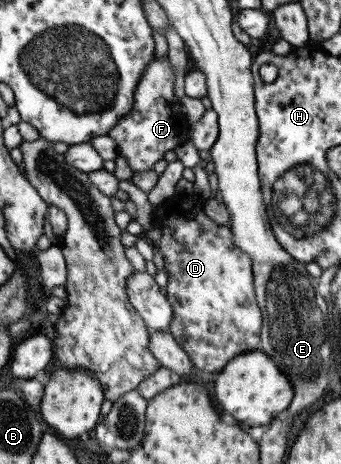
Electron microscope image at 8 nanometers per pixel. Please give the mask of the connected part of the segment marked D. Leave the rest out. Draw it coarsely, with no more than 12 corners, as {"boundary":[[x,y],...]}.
{"boundary":[[194,195],[154,207],[169,333],[218,373],[260,348],[251,261]]}

